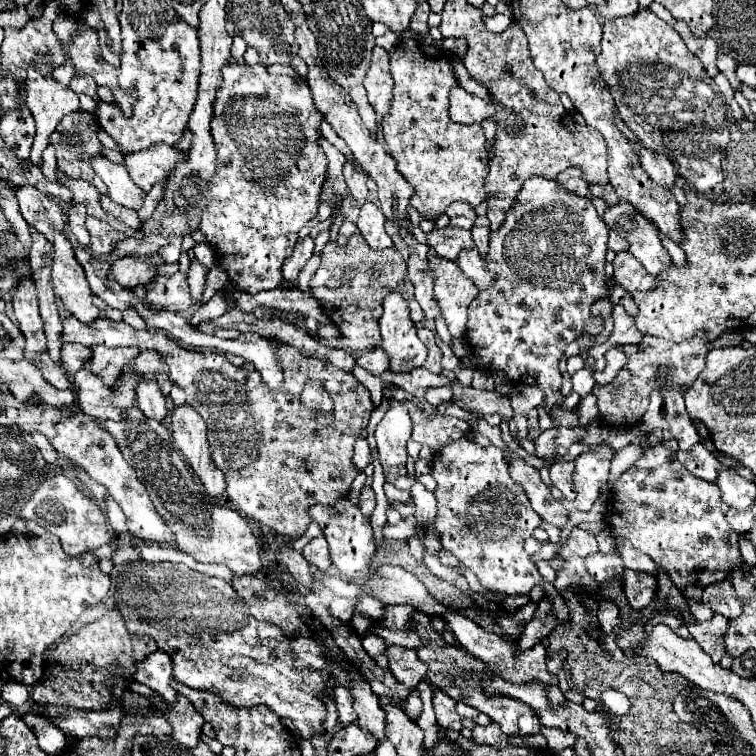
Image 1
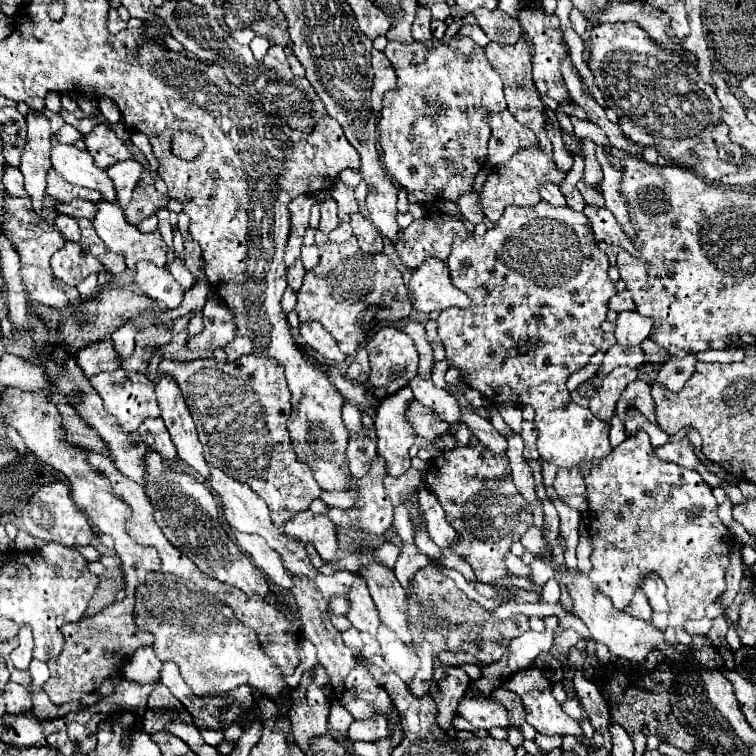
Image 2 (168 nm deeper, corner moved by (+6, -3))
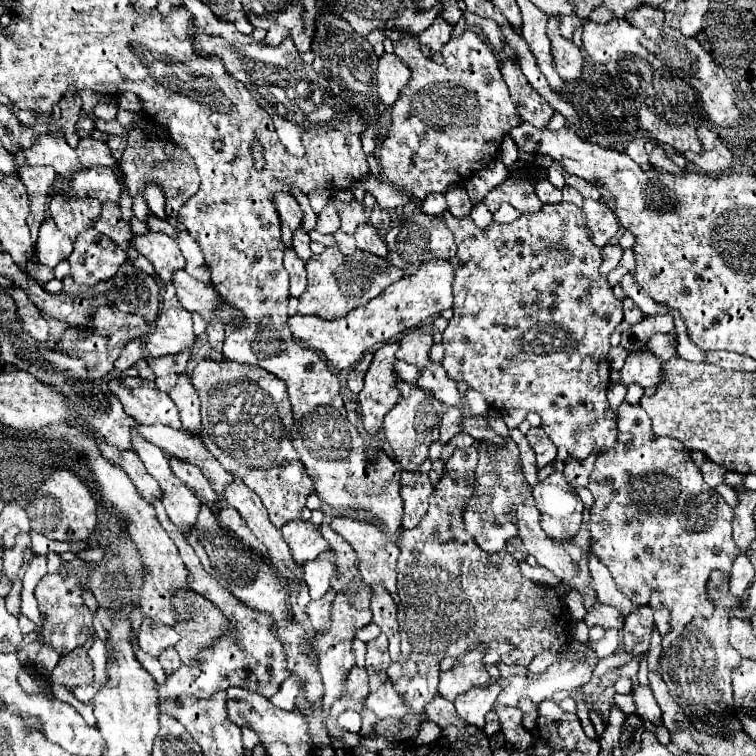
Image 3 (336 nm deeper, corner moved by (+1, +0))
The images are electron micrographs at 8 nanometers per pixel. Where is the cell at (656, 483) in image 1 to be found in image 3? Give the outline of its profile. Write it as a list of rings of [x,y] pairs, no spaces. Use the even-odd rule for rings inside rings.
[[[623,402],[617,412],[617,446],[599,454],[589,476],[589,490],[595,498],[589,510],[591,552],[609,568],[617,588],[637,606],[649,604],[653,590],[663,594],[663,604],[669,608],[671,630],[663,637],[663,656],[673,640],[685,630],[685,624],[697,616],[713,614],[713,604],[707,600],[709,574],[719,568],[725,574],[731,570],[739,548],[731,536],[731,506],[709,488],[695,466],[689,450],[675,438],[659,438],[651,430],[649,416],[641,406]]]

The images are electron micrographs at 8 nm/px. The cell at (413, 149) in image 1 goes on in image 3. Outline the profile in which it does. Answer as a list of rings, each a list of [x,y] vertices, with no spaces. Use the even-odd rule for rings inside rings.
[[[465,30],[461,38],[453,38],[441,52],[445,62],[435,64],[431,58],[421,54],[417,38],[399,38],[395,42],[395,54],[411,68],[413,78],[393,104],[393,126],[377,152],[385,180],[393,188],[409,192],[421,202],[431,192],[443,194],[449,186],[467,184],[475,172],[485,168],[497,156],[503,136],[513,126],[521,124],[517,108],[509,96],[509,88],[501,78],[493,48],[485,44],[479,34]]]

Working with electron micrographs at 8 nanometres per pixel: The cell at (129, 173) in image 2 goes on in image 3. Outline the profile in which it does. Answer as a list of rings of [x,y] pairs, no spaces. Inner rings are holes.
[[[95,166],[73,176],[71,186],[65,192],[65,200],[83,198],[83,196],[99,198],[99,202],[119,202],[121,184],[117,182],[111,168]]]

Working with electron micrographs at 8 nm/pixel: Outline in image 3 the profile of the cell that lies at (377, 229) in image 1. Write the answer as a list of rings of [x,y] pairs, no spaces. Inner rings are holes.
[[[361,224],[355,232],[355,242],[357,242],[357,248],[359,250],[365,250],[369,254],[375,254],[375,256],[387,256],[387,246],[385,242],[379,238],[377,230],[369,224]]]

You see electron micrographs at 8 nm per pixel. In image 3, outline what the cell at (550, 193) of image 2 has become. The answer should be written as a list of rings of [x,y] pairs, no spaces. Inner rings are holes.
[[[539,180],[535,184],[535,192],[543,204],[549,202],[561,202],[561,190],[557,190],[549,180]]]

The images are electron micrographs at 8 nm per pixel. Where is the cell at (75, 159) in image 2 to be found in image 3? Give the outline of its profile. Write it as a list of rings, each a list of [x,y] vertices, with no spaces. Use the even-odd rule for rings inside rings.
[[[39,136],[31,148],[15,150],[11,154],[13,154],[13,164],[17,170],[21,166],[53,166],[57,174],[81,172],[75,150],[63,138]]]

